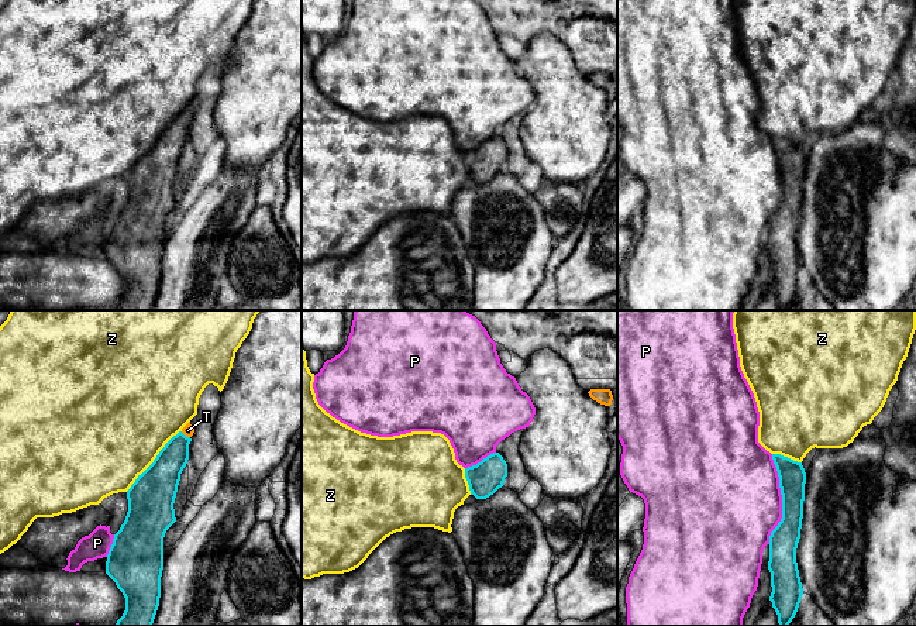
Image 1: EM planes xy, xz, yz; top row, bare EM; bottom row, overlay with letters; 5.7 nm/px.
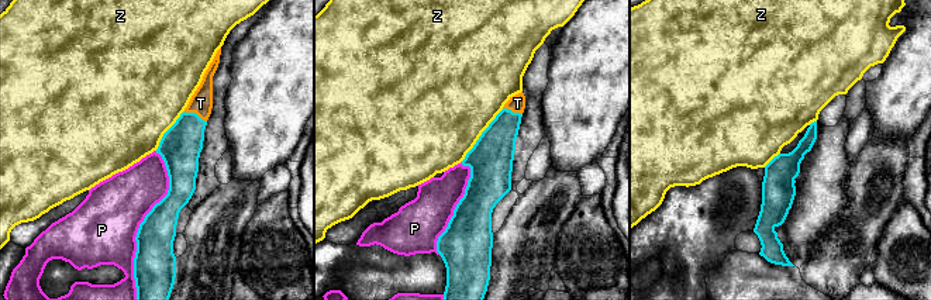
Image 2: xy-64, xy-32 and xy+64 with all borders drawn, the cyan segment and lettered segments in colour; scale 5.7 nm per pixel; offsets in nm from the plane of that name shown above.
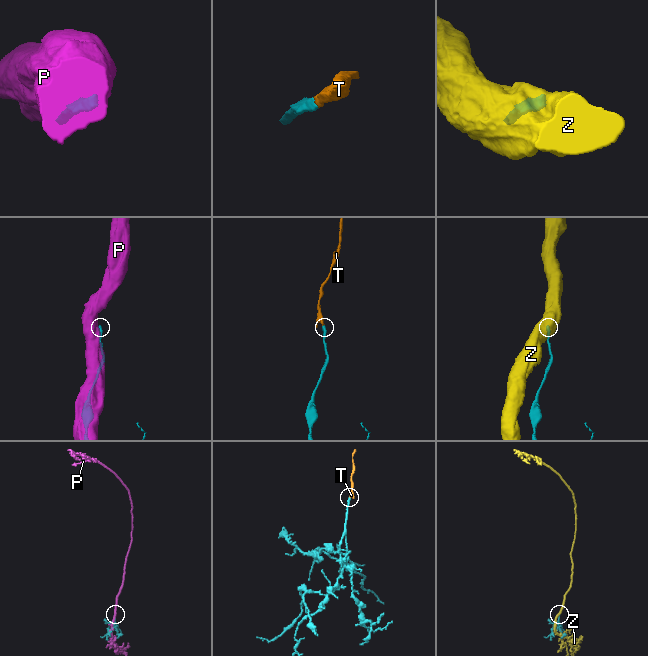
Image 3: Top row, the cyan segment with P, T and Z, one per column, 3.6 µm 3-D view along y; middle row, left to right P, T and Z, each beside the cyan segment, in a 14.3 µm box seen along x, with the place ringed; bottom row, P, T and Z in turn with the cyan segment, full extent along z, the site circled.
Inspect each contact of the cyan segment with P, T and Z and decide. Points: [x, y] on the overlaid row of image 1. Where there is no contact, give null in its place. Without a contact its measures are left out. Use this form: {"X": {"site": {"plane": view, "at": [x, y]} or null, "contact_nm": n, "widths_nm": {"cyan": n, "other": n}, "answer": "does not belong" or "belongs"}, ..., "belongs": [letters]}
{"P": {"site": {"plane": "yz", "at": [782, 499]}, "contact_nm": 500, "widths_nm": {"cyan": 170, "other": 480}, "answer": "does not belong"}, "T": {"site": {"plane": "xy", "at": [183, 434]}, "contact_nm": 70, "widths_nm": {"cyan": 180, "other": 70}, "answer": "belongs"}, "Z": {"site": {"plane": "xy", "at": [154, 460]}, "contact_nm": 480, "widths_nm": {"cyan": 260, "other": 500}, "answer": "does not belong"}, "belongs": ["T"]}

